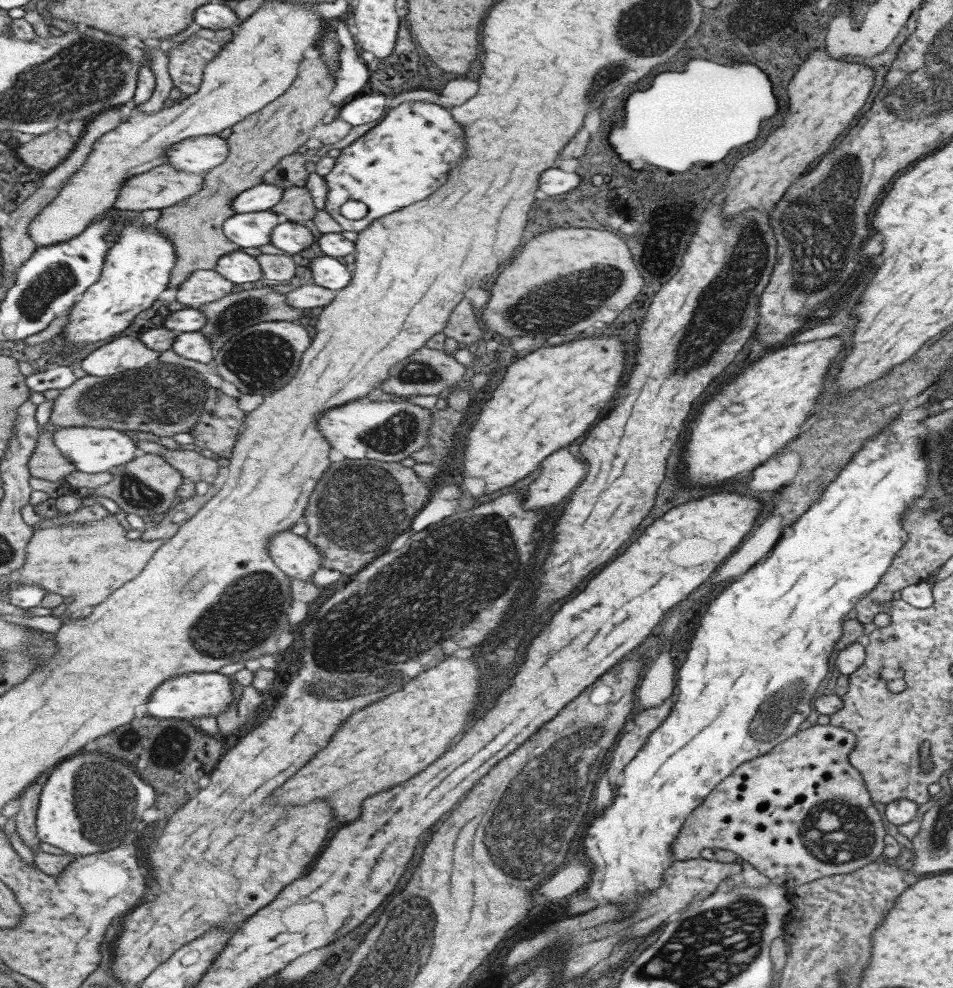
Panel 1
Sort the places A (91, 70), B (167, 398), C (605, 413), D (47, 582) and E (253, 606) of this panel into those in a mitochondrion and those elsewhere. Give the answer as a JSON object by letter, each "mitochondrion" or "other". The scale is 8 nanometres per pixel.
{"A":"mitochondrion","B":"mitochondrion","C":"other","D":"other","E":"mitochondrion"}

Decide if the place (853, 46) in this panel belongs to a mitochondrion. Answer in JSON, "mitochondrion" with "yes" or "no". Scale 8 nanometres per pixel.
{"mitochondrion":"no"}

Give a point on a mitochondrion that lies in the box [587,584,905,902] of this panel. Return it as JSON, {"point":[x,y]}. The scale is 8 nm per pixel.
{"point":[844,833]}

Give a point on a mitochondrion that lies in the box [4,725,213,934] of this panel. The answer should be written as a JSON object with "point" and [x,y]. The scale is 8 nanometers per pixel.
{"point":[105,801]}

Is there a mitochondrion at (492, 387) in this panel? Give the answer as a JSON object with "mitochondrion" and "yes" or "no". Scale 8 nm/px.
{"mitochondrion":"no"}

